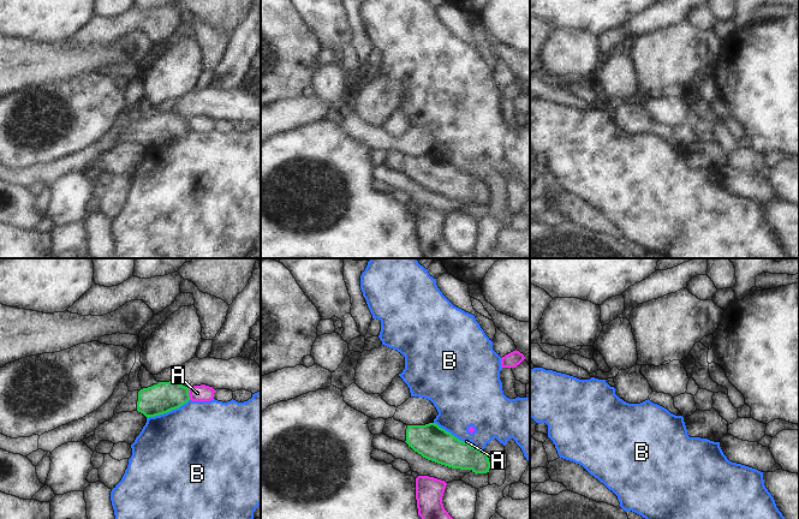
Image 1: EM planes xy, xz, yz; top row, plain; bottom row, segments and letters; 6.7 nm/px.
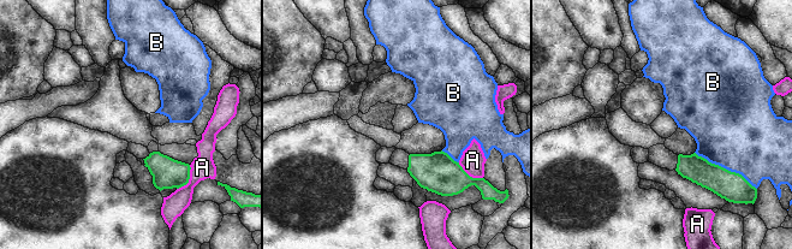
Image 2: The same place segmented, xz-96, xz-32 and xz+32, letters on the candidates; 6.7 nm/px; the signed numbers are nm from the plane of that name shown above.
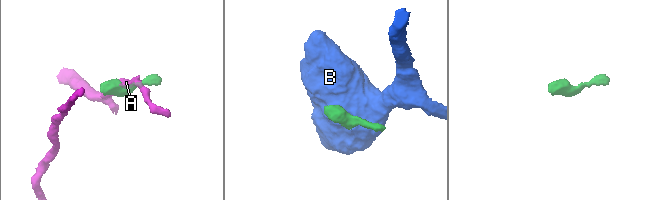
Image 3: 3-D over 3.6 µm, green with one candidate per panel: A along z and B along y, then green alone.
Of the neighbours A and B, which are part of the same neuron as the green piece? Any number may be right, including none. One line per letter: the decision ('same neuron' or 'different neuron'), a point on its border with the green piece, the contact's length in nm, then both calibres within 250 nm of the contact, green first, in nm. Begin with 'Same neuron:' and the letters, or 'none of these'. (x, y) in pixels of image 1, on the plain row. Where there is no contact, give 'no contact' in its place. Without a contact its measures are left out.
Same neuron: none of these
A: different neuron | xy (188, 125) | 80 nm | 200/110 nm
B: different neuron | xy (167, 142) | 320 nm | 200/480 nm

